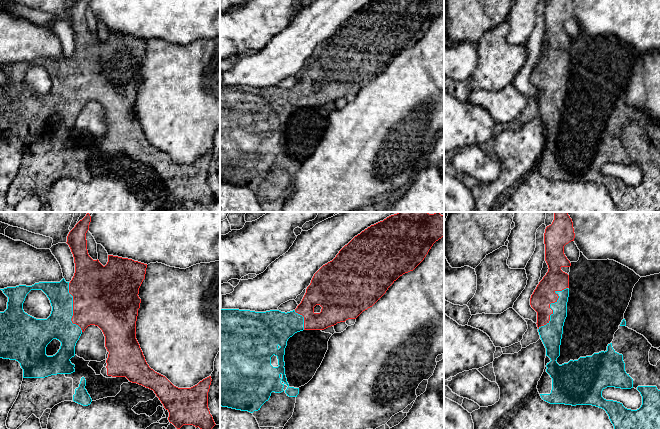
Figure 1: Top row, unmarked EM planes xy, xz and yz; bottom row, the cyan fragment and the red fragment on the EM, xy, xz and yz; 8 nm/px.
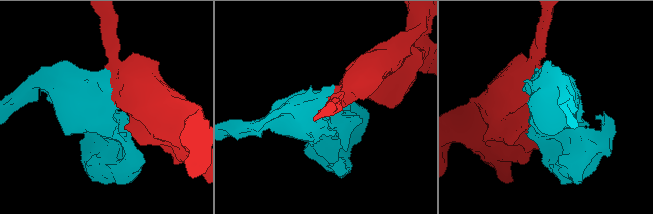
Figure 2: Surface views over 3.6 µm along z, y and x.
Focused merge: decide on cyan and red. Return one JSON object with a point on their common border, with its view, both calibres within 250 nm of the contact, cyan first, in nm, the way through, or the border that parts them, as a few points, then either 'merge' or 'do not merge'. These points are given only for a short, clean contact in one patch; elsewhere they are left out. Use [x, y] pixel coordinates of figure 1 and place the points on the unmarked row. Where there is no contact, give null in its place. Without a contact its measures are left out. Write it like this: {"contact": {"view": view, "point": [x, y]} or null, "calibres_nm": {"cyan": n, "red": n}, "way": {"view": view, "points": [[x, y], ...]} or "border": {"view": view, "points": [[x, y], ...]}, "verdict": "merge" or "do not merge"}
{"contact": {"view": "yz", "point": [550, 81]}, "calibres_nm": {"cyan": 180, "red": 180}, "verdict": "merge"}

